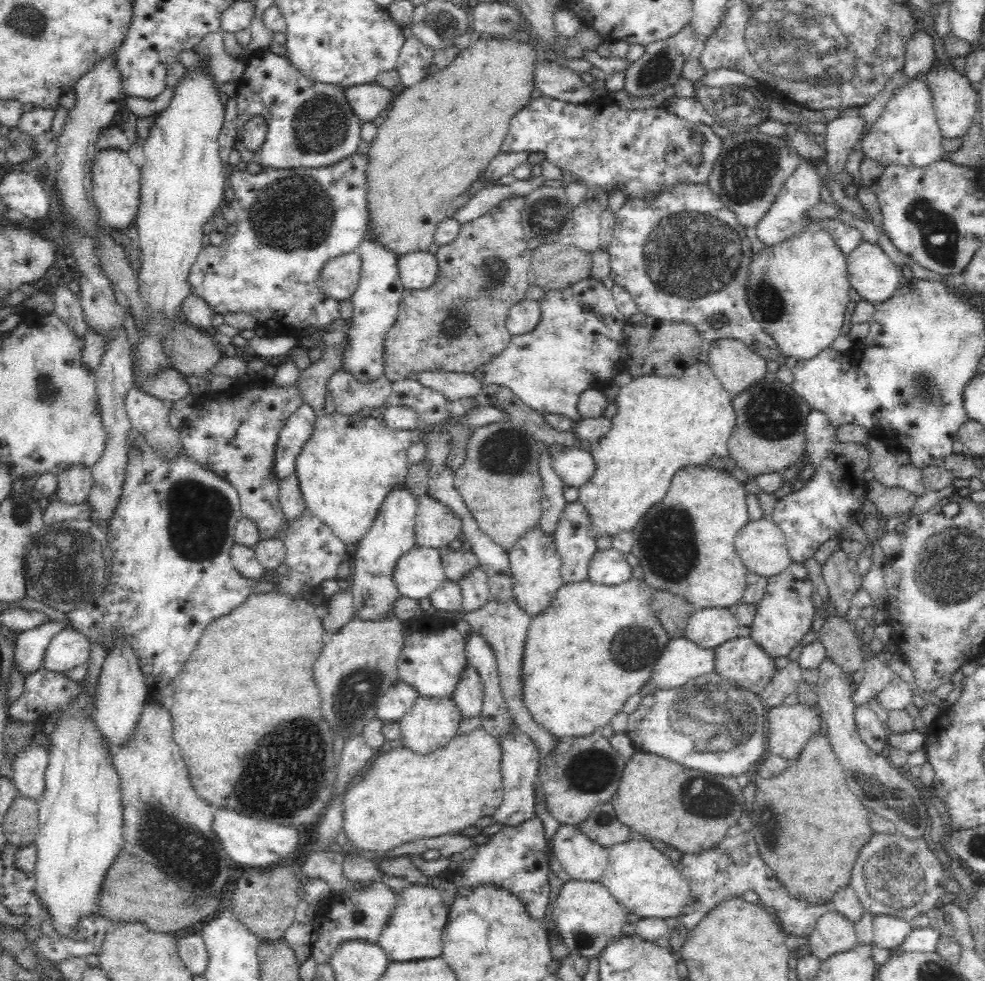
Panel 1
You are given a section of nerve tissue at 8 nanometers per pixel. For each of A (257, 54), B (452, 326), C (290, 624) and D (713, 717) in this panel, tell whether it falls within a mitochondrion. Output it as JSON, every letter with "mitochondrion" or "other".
{"A":"other","B":"mitochondrion","C":"other","D":"mitochondrion"}

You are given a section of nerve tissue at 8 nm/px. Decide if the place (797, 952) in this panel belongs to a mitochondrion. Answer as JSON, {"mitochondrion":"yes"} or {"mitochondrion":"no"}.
{"mitochondrion":"no"}

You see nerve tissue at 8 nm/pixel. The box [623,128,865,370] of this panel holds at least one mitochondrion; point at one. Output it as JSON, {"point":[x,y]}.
{"point":[687,255]}

